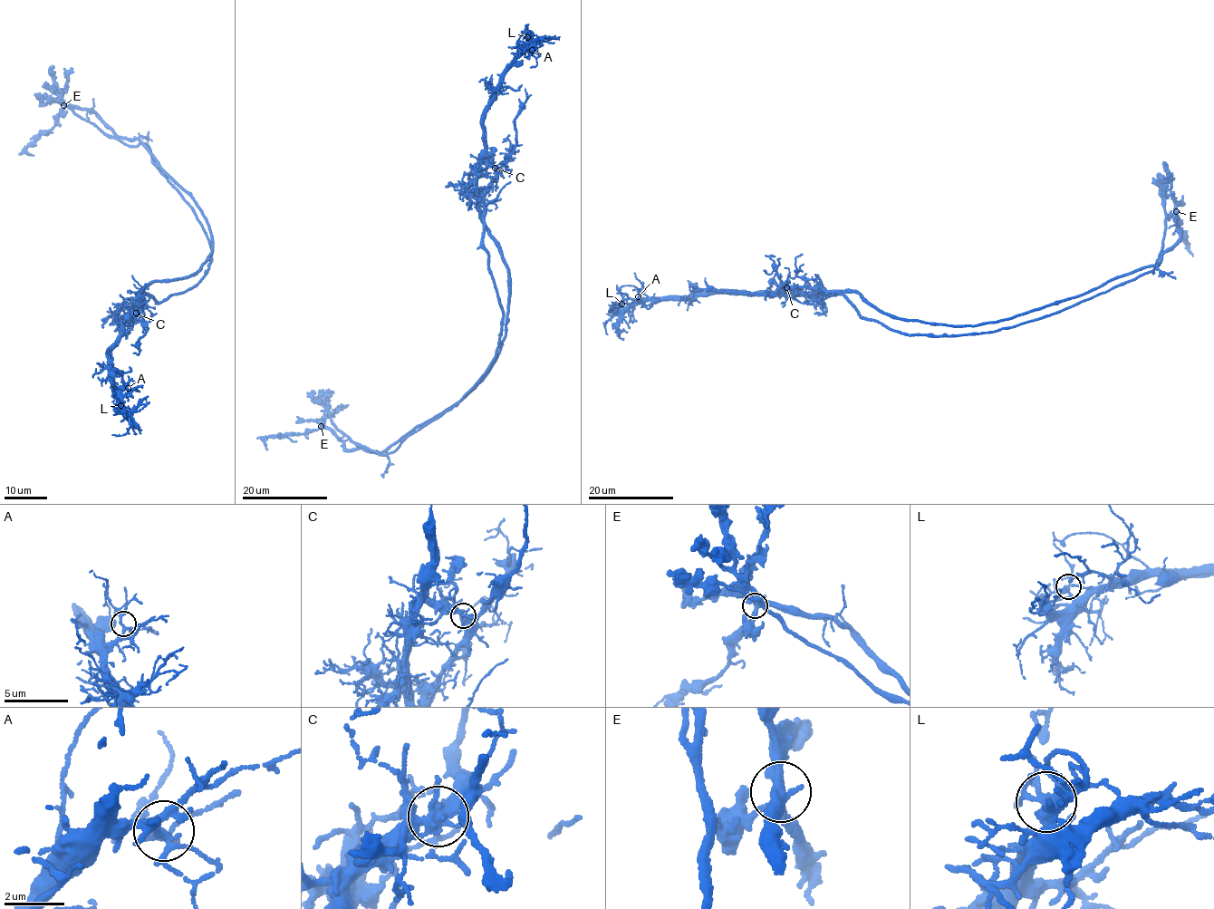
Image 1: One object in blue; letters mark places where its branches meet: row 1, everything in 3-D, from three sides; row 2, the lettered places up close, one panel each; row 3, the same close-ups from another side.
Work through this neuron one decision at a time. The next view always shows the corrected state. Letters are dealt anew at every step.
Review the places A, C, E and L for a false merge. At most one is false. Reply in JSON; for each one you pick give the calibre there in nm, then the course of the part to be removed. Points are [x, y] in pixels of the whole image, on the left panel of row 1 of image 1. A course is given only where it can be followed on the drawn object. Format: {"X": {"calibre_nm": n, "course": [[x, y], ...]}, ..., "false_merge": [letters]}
{"C": {"calibre_nm": 320, "course": [[136, 314], [145, 292], [158, 302], [191, 287], [213, 251], [148, 146], [82, 119], [57, 93], [52, 66]]}, "false_merge": ["C"]}

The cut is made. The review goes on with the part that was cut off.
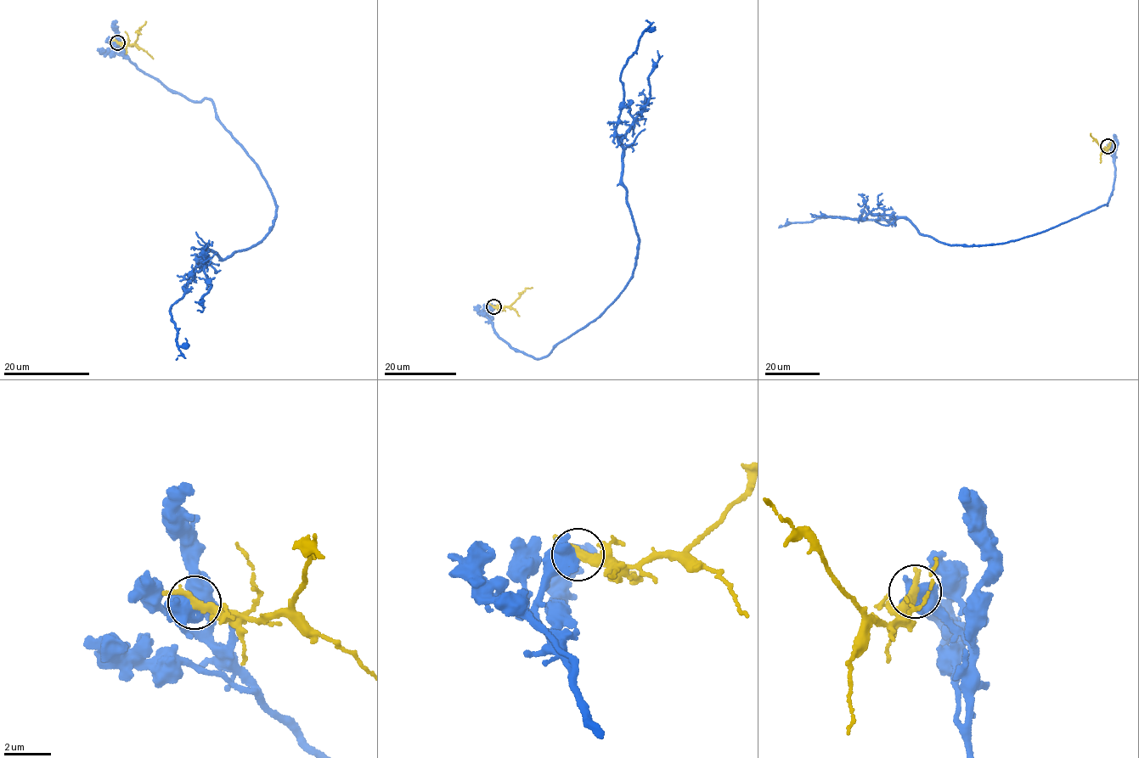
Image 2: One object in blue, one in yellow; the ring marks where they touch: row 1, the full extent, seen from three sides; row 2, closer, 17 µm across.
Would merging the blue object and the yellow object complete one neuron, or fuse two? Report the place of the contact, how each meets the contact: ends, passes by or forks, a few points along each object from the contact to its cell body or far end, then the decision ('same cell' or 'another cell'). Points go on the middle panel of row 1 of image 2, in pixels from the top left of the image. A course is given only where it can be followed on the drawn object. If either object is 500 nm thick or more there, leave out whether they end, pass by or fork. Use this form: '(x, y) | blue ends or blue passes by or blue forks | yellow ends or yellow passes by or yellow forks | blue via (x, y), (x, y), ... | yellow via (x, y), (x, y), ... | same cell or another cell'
(493, 306) | blue via (493, 306), (499, 337), (540, 358), (632, 276), (638, 234), (616, 131), (620, 73), (645, 20) | yellow via (493, 306), (509, 307), (527, 289), (532, 288) | another cell

